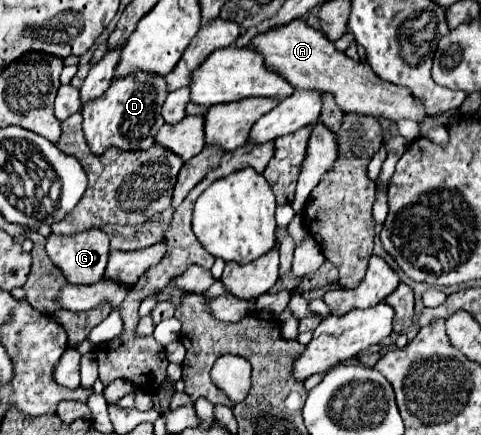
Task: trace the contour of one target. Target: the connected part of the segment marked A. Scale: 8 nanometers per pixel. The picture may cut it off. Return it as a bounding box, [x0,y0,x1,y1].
[250,19,428,123]

